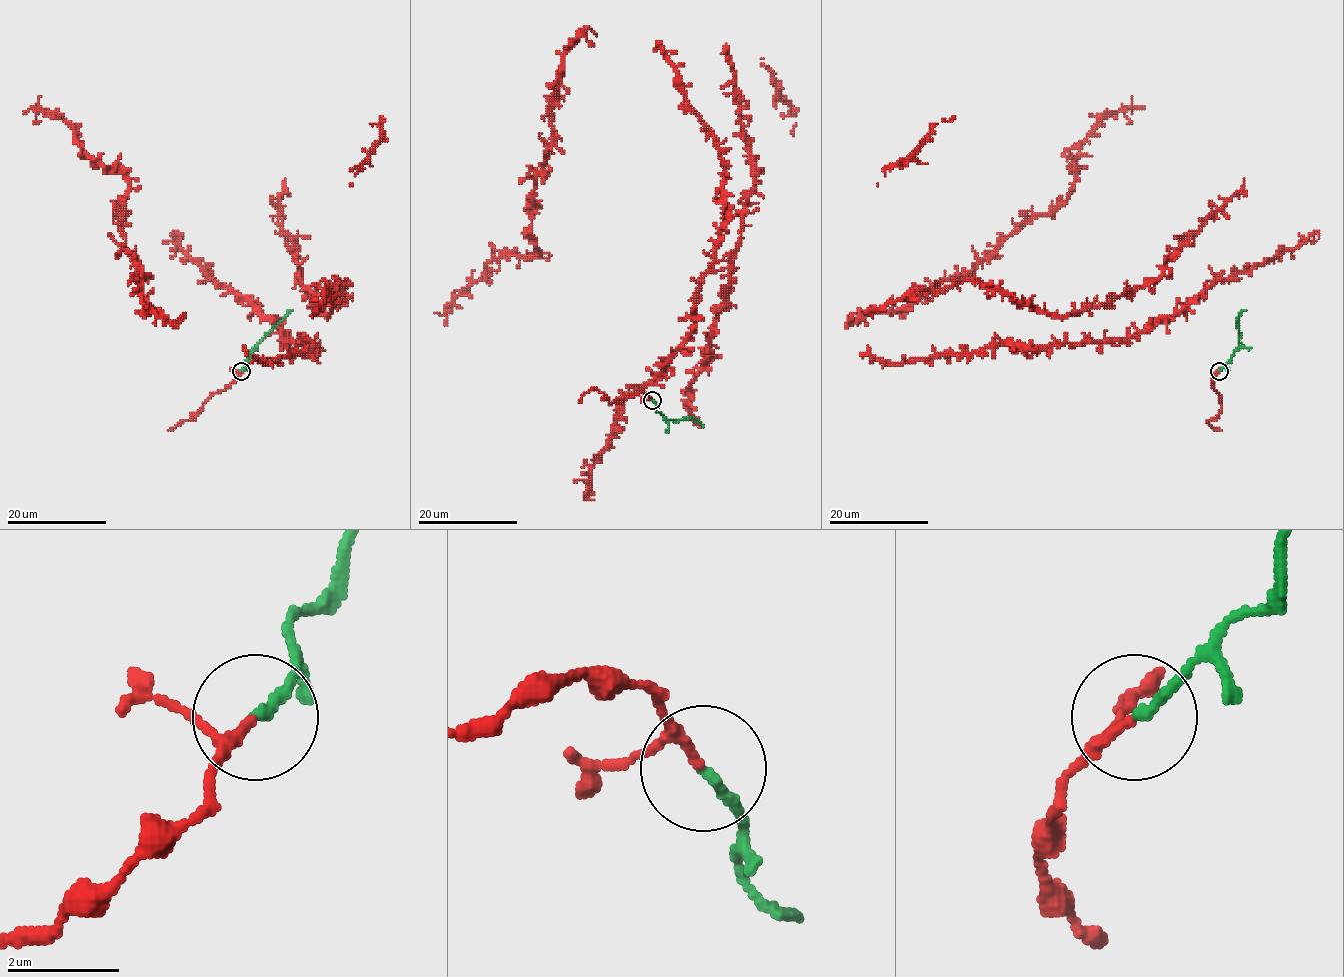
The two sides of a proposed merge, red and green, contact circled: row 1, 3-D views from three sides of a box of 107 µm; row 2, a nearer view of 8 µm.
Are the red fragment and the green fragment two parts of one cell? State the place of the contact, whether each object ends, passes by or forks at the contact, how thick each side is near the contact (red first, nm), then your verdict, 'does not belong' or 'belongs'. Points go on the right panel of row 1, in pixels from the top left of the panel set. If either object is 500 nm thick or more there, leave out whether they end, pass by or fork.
(1219, 371) | red passes by | green ends | 120/190 nm | belongs

